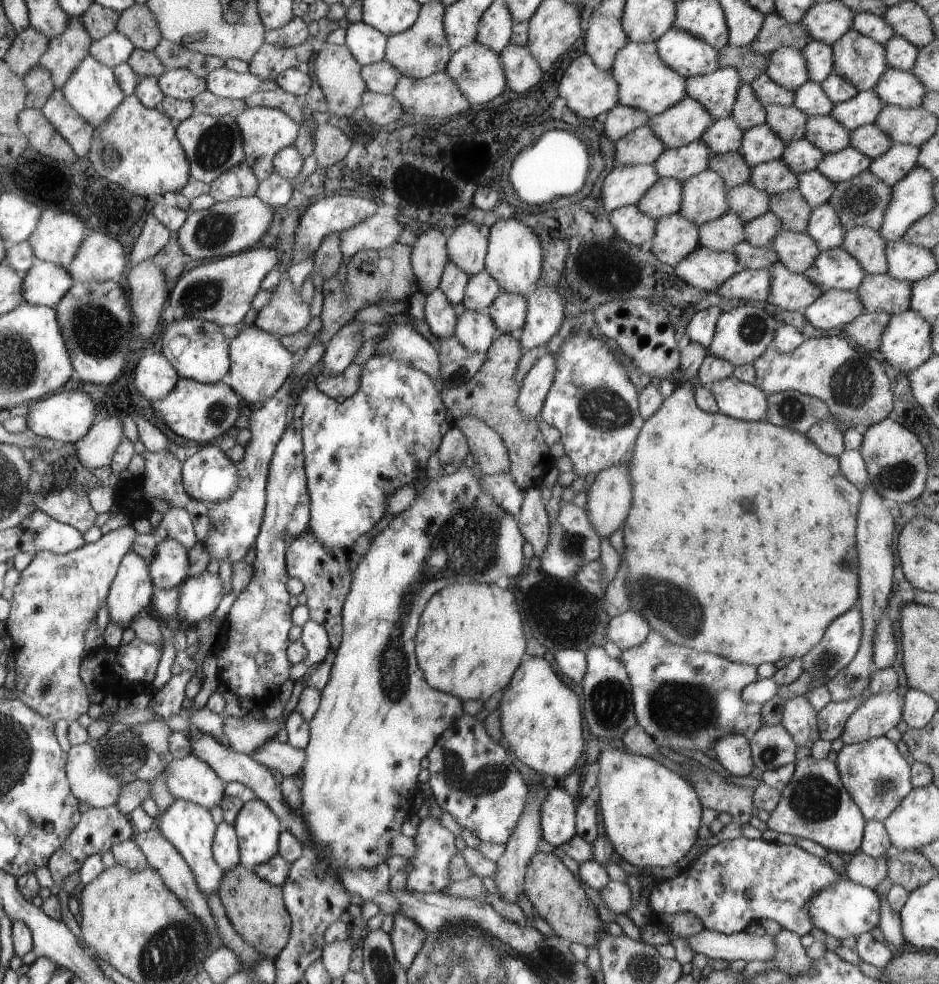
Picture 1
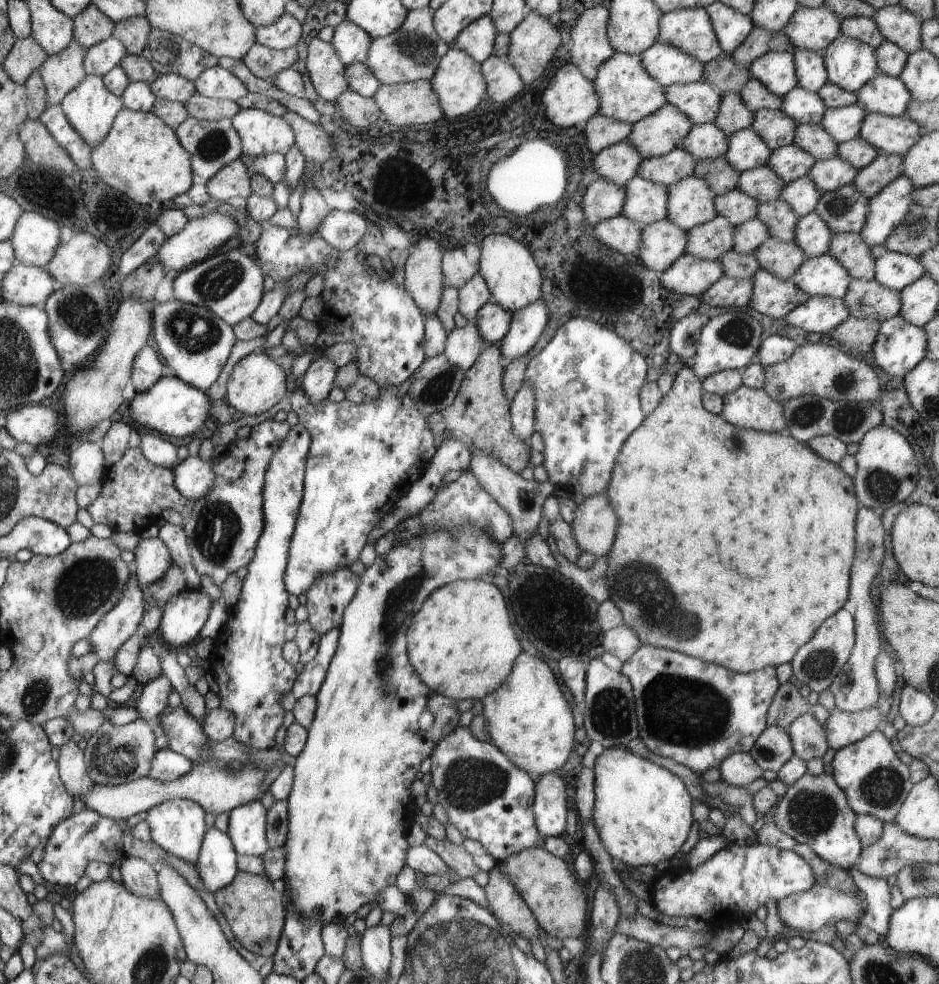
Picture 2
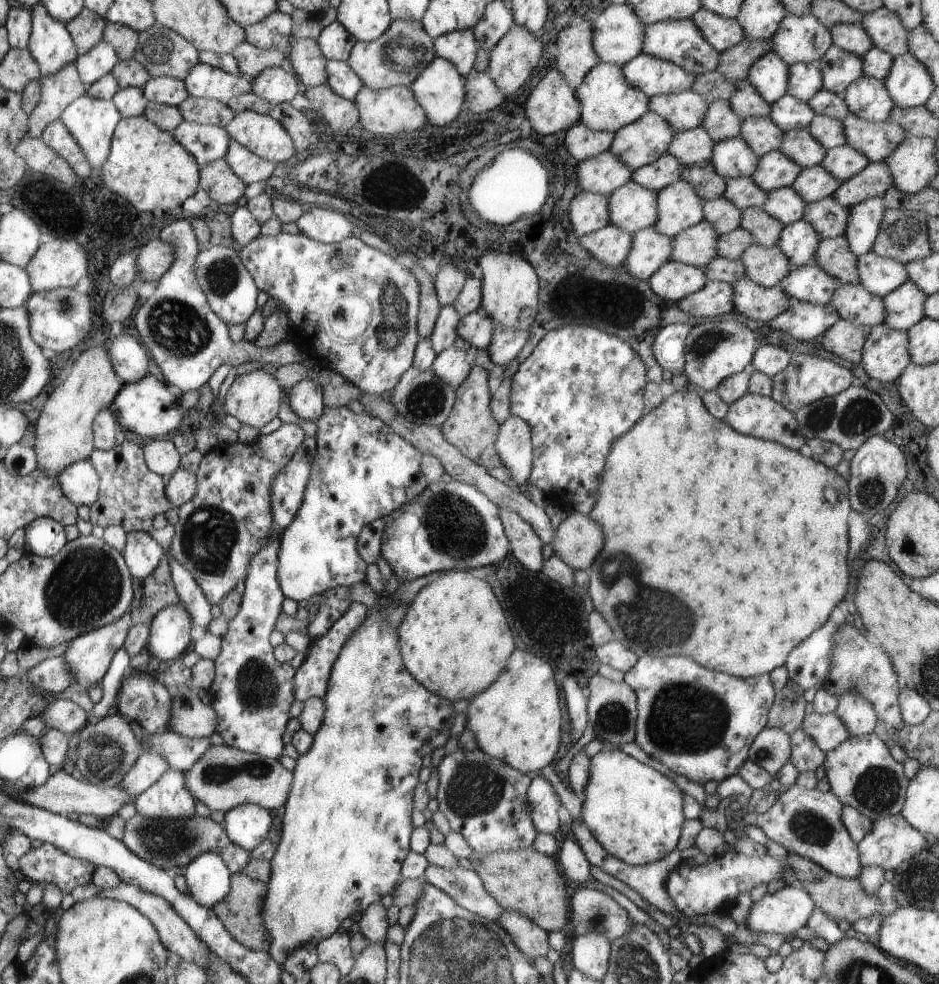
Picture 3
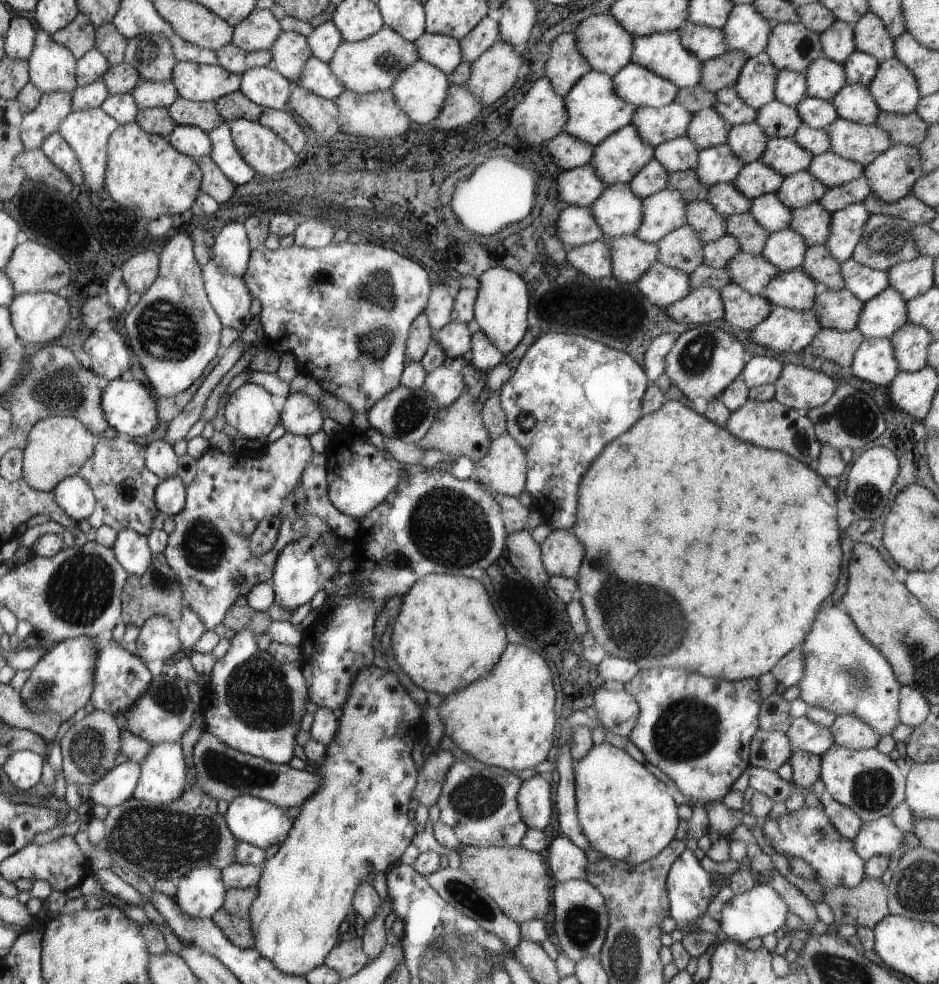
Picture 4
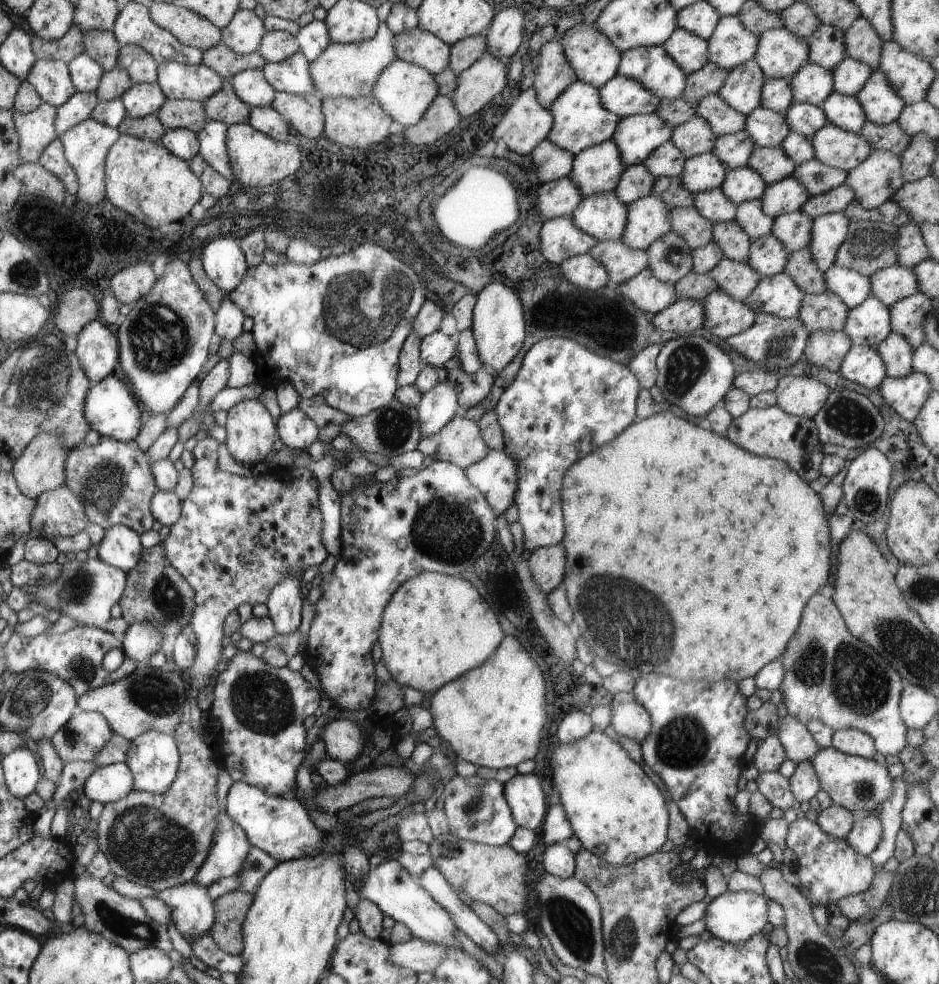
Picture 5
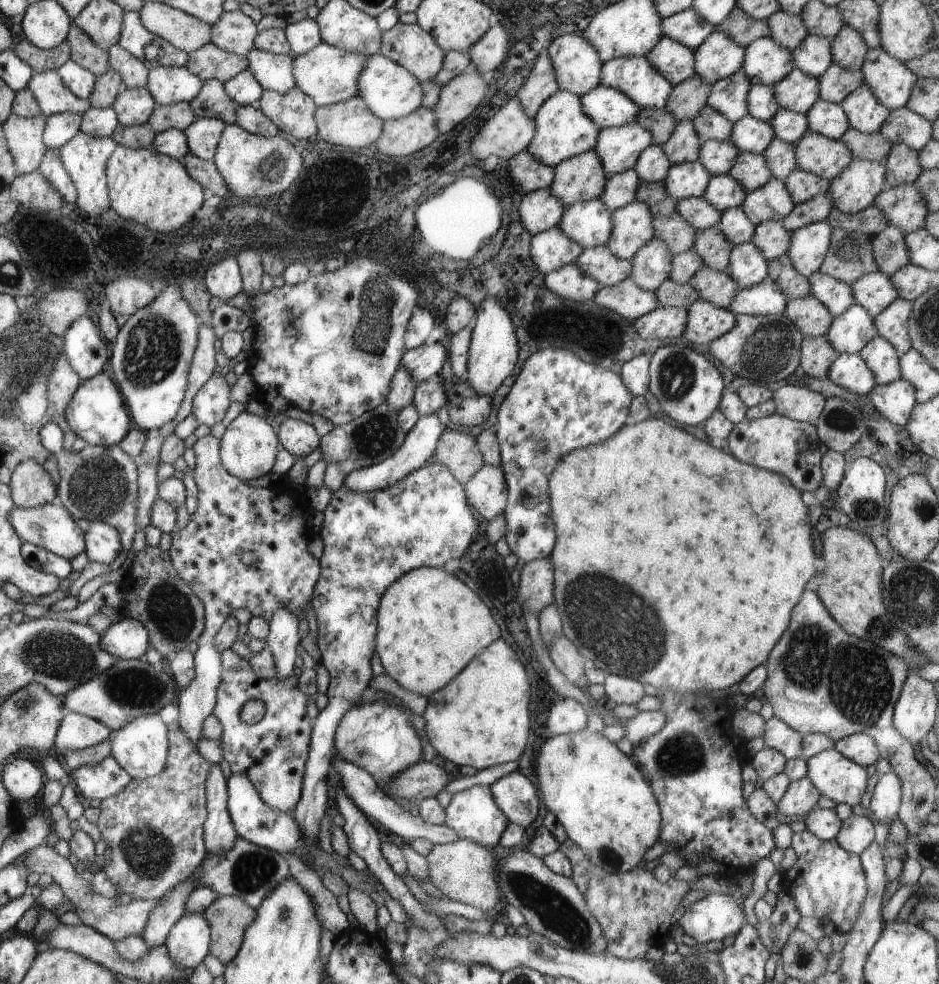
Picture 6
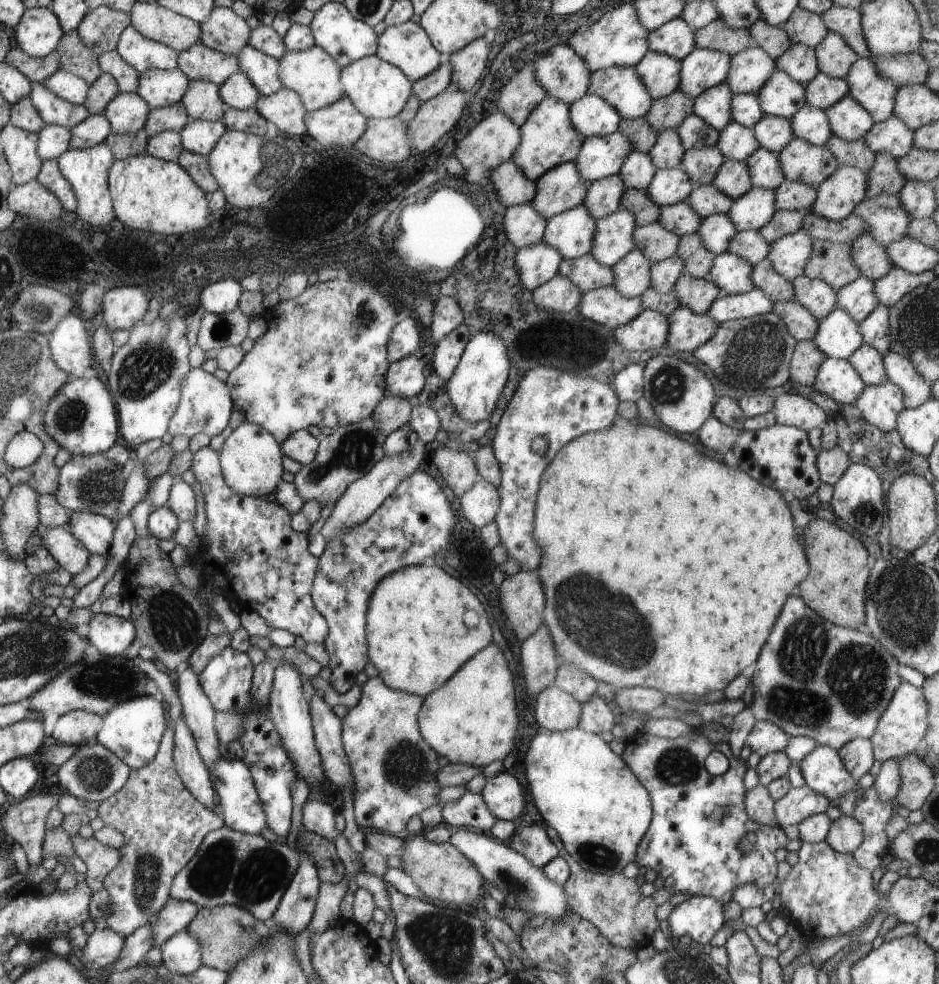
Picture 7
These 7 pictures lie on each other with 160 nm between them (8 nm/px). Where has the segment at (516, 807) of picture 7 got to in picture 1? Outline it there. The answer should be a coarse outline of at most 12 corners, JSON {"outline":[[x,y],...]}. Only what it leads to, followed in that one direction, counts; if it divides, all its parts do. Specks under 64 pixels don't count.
{"outline":[[551,786],[540,807],[543,838],[557,849],[576,837],[574,800]]}

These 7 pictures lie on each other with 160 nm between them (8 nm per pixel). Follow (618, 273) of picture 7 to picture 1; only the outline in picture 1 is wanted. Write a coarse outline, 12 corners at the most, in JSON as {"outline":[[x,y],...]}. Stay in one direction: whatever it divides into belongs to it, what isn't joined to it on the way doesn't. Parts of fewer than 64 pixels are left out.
{"outline":[[734,211],[700,226],[700,246],[730,253],[744,240]]}

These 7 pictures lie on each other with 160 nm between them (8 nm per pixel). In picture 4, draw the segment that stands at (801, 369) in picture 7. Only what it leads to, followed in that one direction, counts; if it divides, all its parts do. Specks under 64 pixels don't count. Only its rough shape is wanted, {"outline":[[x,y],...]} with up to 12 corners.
{"outline":[[857,328],[823,329],[808,350],[847,367],[866,338]]}

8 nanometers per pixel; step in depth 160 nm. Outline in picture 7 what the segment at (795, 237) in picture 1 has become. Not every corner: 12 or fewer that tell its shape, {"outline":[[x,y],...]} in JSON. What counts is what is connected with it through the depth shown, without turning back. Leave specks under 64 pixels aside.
{"outline":[[690,275],[673,290],[683,307],[707,314],[722,294],[712,282]]}

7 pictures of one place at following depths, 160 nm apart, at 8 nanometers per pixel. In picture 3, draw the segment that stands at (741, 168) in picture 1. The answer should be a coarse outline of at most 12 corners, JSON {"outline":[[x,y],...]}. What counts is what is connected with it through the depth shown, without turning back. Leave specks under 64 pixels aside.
{"outline":[[710,161],[682,168],[679,178],[705,201],[722,197],[727,181]]}

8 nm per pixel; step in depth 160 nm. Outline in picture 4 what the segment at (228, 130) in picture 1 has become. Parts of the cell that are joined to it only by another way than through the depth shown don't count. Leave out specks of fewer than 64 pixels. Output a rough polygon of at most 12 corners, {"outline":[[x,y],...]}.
{"outline":[[177,125],[166,138],[176,150],[199,159],[212,153],[209,133]]}

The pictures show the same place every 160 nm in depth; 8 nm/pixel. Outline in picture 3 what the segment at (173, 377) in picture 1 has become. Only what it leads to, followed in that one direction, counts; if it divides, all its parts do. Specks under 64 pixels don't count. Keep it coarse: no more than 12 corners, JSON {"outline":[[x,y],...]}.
{"outline":[[122,333],[107,344],[115,373],[130,384],[148,375],[149,350]]}

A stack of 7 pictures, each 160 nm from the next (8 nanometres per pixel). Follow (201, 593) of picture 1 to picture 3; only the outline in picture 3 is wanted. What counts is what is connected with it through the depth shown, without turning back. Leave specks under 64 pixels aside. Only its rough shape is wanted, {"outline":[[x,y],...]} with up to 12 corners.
{"outline":[[181,604],[153,618],[147,648],[164,664],[192,649],[193,619]]}

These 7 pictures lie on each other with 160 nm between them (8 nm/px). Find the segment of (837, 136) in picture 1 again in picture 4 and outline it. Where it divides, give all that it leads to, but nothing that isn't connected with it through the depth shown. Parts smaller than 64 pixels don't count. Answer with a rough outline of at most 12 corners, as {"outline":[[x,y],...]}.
{"outline":[[794,138],[767,140],[759,159],[785,177],[807,170],[813,154]]}

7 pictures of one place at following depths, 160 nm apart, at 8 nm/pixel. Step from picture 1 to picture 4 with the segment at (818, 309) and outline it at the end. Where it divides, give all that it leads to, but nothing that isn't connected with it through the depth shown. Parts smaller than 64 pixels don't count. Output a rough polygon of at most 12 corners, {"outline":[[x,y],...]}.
{"outline":[[775,306],[749,338],[801,353],[822,330],[815,312]]}

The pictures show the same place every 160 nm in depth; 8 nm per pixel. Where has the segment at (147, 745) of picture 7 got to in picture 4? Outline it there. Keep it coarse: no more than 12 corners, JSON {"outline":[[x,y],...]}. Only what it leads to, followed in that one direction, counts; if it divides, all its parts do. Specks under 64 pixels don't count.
{"outline":[[179,742],[153,744],[133,797],[176,800],[188,770]]}

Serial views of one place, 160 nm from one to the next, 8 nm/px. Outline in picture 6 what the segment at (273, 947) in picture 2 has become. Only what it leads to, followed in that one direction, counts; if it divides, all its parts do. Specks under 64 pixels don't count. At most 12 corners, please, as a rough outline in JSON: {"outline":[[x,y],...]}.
{"outline":[[214,899],[202,916],[209,954],[226,966],[240,952],[257,910],[244,899]]}

